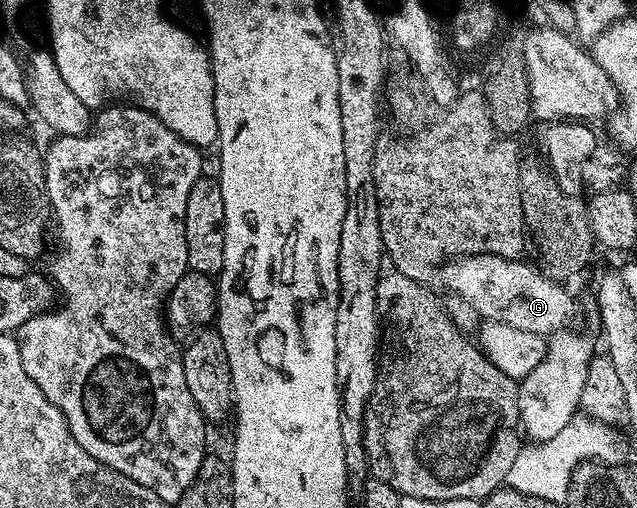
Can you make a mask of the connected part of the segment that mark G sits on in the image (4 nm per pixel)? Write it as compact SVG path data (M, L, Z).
M474 253L472 255L466 255L465 257L454 257L444 262L442 268L439 270L440 277L444 280L444 285L452 293L457 293L458 296L464 297L464 301L473 309L476 313L481 313L481 318L484 321L501 321L506 323L510 327L518 327L518 331L530 331L531 333L538 333L541 335L551 335L553 333L559 333L561 331L567 330L568 325L576 317L576 301L571 297L570 294L564 290L565 286L559 281L554 281L552 278L547 277L543 271L541 271L535 264L527 265L527 260L517 259L515 257L499 257L493 253Z

